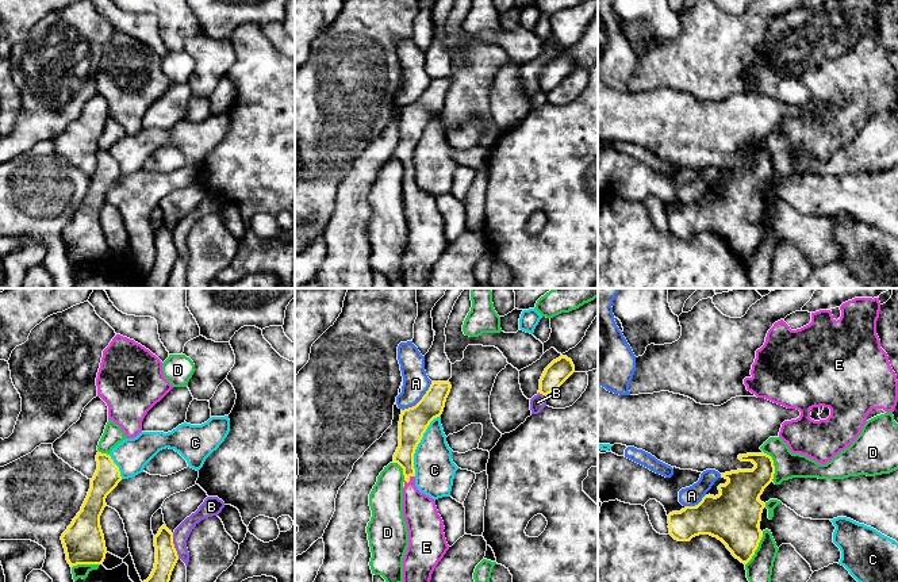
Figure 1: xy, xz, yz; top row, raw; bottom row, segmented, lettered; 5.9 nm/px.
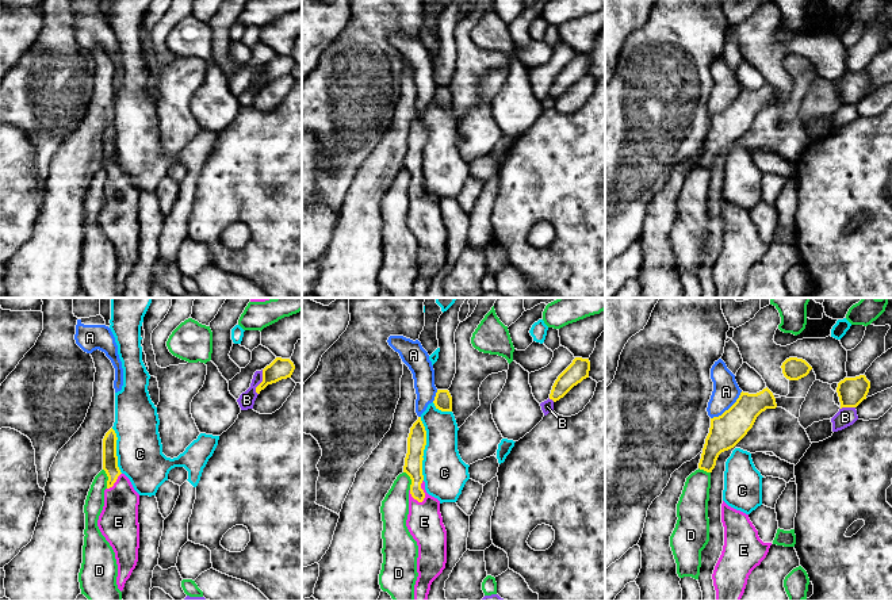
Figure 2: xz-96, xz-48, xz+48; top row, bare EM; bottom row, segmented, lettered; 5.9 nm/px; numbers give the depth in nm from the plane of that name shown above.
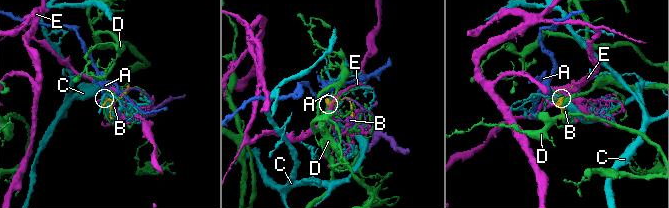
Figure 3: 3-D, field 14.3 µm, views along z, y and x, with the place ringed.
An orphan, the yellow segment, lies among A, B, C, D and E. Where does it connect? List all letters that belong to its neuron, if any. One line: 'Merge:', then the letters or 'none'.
Merge: E

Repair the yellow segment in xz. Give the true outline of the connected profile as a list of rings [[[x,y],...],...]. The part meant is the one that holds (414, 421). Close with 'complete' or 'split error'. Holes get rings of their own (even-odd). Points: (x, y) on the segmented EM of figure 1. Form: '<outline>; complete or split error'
[[[431,382],[422,399],[415,406],[402,410],[400,414],[399,447],[394,455],[394,463],[403,468],[404,475],[403,516],[408,531],[408,547],[403,558],[403,582],[430,582],[435,566],[449,550],[435,501],[415,486],[414,453],[430,422],[442,414],[450,388],[449,382]]]; split error

